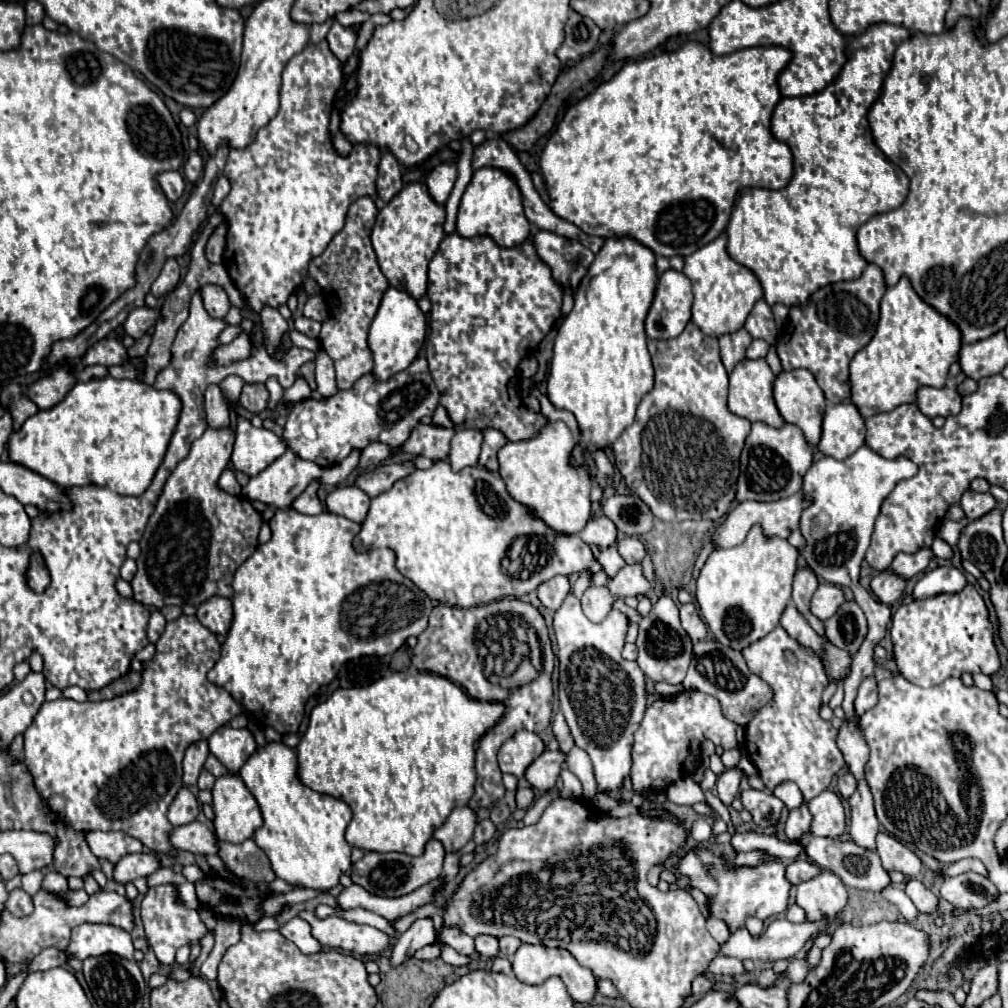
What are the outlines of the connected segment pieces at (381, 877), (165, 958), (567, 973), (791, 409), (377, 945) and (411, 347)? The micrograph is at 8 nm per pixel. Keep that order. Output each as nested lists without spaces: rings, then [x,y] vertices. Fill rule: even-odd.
[[[437,839],[427,841],[423,855],[411,857],[405,853],[373,853],[367,851],[363,859],[353,863],[351,867],[351,879],[353,883],[369,889],[369,893],[379,897],[401,897],[405,893],[411,893],[413,889],[419,889],[421,885],[433,881],[433,877],[439,877],[443,873],[443,845]]]
[[[159,885],[159,887],[149,889],[149,893],[145,895],[141,903],[141,919],[143,919],[145,935],[151,949],[155,951],[157,959],[165,965],[175,963],[175,953],[179,947],[191,943],[193,939],[201,939],[207,933],[207,927],[199,919],[197,911],[187,909],[177,901],[177,891],[173,885]]]
[[[523,943],[517,949],[517,953],[513,955],[513,961],[511,963],[513,963],[513,971],[515,971],[517,979],[523,981],[523,983],[527,983],[527,985],[539,985],[539,983],[547,981],[549,977],[559,975],[565,981],[569,995],[577,1003],[591,1003],[593,995],[597,993],[597,979],[595,979],[593,971],[581,967],[577,963],[577,959],[567,949],[549,949],[545,945],[529,945],[529,943]]]
[[[795,369],[795,371],[783,371],[775,379],[775,403],[781,413],[781,417],[787,423],[797,425],[809,445],[817,445],[821,439],[821,421],[825,411],[825,395],[821,393],[821,387],[817,385],[815,377],[807,369]]]
[[[303,911],[299,915],[311,923],[313,935],[323,947],[359,955],[379,955],[391,943],[391,939],[383,931],[371,925],[359,925],[343,917],[319,919],[313,911]]]
[[[389,285],[369,329],[369,347],[373,351],[375,377],[385,381],[393,377],[393,373],[407,369],[413,363],[413,359],[419,355],[425,343],[425,335],[427,335],[427,319],[425,313],[419,309],[417,301],[407,291]]]

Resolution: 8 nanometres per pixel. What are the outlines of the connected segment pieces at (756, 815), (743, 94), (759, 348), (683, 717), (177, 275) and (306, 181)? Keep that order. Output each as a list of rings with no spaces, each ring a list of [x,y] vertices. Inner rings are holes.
[[[745,789],[745,791],[741,791],[741,803],[753,815],[753,821],[757,825],[771,827],[771,825],[779,823],[779,815],[781,815],[783,805],[773,793]]]
[[[697,41],[685,43],[673,53],[653,55],[639,61],[627,61],[609,81],[601,83],[593,95],[569,107],[557,131],[547,141],[541,155],[541,171],[543,171],[545,185],[551,197],[549,207],[553,209],[555,215],[559,215],[565,221],[575,223],[587,235],[597,235],[603,239],[605,237],[633,237],[641,241],[643,245],[647,245],[655,255],[687,257],[689,253],[701,249],[701,245],[707,245],[709,241],[719,237],[721,231],[727,227],[729,217],[731,217],[731,207],[739,189],[745,189],[745,187],[783,189],[793,175],[791,149],[783,141],[777,141],[771,133],[771,115],[773,115],[775,105],[781,101],[777,77],[787,67],[789,61],[791,61],[791,51],[783,47],[751,47],[751,49],[741,49],[729,55],[715,55],[707,45],[697,43]],[[715,137],[729,137],[729,147],[725,141],[719,141]]]
[[[755,339],[747,349],[747,357],[749,359],[759,359],[759,357],[765,357],[767,351],[769,351],[769,343],[761,341],[761,339]]]
[[[681,691],[675,697],[661,697],[647,705],[645,717],[635,731],[633,745],[633,767],[631,767],[631,783],[643,795],[665,791],[671,783],[681,777],[687,777],[695,769],[695,761],[699,759],[701,743],[705,739],[713,741],[737,741],[735,737],[737,725],[723,717],[721,705],[717,705],[715,697],[699,691]]]
[[[169,259],[169,261],[165,261],[159,277],[153,281],[151,293],[155,297],[161,297],[161,295],[173,291],[177,287],[179,279],[181,279],[181,267],[179,267],[179,263],[175,259]]]
[[[327,41],[309,43],[283,71],[279,113],[257,131],[251,145],[229,151],[225,177],[231,183],[231,191],[219,205],[219,211],[229,223],[223,265],[237,289],[247,297],[247,303],[257,311],[261,311],[263,305],[279,307],[287,303],[295,287],[299,287],[307,277],[311,257],[321,255],[329,241],[341,231],[349,205],[363,195],[377,193],[375,181],[381,149],[377,145],[357,143],[347,157],[341,157],[329,135],[333,99],[341,83],[343,63],[331,53]]]

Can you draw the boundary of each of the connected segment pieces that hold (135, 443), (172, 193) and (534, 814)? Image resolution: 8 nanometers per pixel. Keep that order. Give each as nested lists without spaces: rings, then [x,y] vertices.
[[[91,379],[87,383],[77,383],[67,397],[49,411],[39,411],[29,417],[21,431],[15,431],[9,437],[9,457],[29,465],[35,473],[41,473],[59,487],[81,487],[81,485],[101,485],[109,487],[119,495],[139,497],[153,481],[155,471],[159,469],[169,439],[177,427],[181,413],[181,399],[173,391],[159,391],[143,381],[131,379]]]
[[[165,171],[165,173],[159,173],[157,175],[157,181],[163,189],[163,193],[167,195],[169,201],[177,201],[181,195],[183,195],[183,189],[185,189],[185,181],[183,177],[179,175],[179,171]]]
[[[545,793],[541,799],[537,799],[537,801],[527,809],[527,813],[525,813],[525,817],[523,817],[523,823],[525,823],[525,825],[535,825],[535,823],[539,821],[541,813],[545,811],[545,805],[547,805],[553,797],[557,797],[557,793]]]

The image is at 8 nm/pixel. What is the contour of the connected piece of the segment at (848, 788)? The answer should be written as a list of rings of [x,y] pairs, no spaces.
[[[851,773],[839,775],[839,793],[843,799],[849,799],[857,789],[857,779]]]

